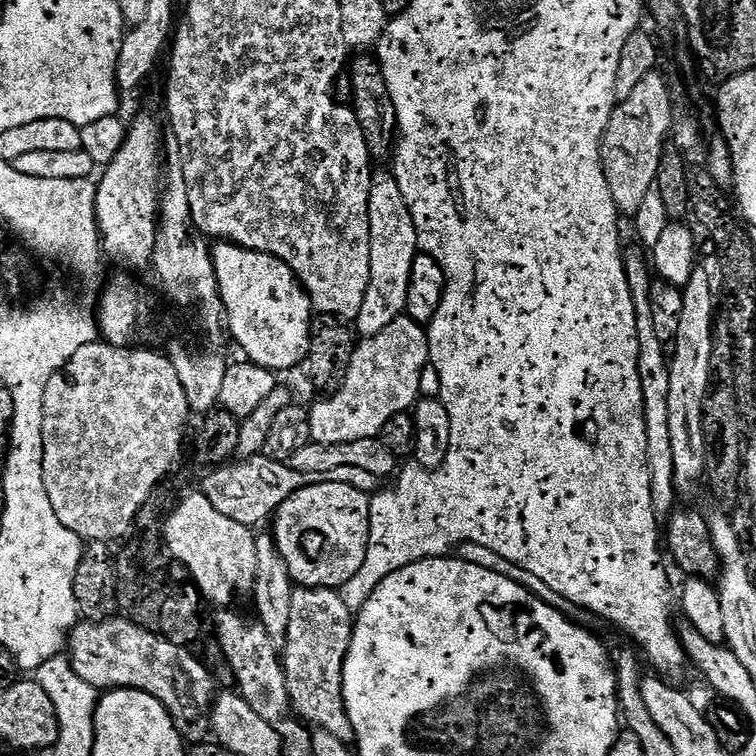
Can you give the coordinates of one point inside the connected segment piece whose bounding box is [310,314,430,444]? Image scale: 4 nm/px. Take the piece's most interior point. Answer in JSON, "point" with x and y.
{"point":[386,369]}

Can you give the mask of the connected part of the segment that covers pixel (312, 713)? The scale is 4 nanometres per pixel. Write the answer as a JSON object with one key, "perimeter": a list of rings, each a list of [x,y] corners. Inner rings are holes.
{"perimeter":[[[297,587],[282,653],[286,690],[295,713],[319,731],[334,734],[334,738],[345,742],[353,739],[352,723],[344,705],[344,663],[353,623],[354,614],[342,602],[339,591]]]}

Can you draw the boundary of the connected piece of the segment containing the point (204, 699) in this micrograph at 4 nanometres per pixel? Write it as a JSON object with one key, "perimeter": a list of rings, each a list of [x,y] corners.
{"perimeter":[[[113,618],[111,620],[103,620],[97,624],[91,622],[77,623],[76,627],[68,633],[68,640],[66,643],[66,655],[69,662],[73,666],[74,674],[82,678],[85,683],[97,690],[111,690],[114,688],[133,688],[134,690],[142,690],[146,694],[150,694],[154,698],[158,698],[158,702],[162,702],[162,706],[166,706],[166,710],[172,715],[172,721],[176,723],[176,729],[180,731],[180,735],[188,742],[204,742],[210,736],[210,709],[214,703],[214,691],[212,692],[212,676],[208,673],[208,668],[196,656],[191,656],[193,653],[189,649],[178,646],[174,642],[170,642],[161,636],[155,636],[150,630],[140,628],[137,624],[132,623],[131,620],[123,618]]]}

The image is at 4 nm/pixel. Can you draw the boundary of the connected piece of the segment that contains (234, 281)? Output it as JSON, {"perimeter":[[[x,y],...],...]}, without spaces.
{"perimeter":[[[227,242],[212,244],[212,265],[220,291],[222,312],[226,317],[226,328],[232,331],[237,346],[248,355],[245,357],[251,363],[268,368],[277,374],[288,372],[299,364],[301,367],[308,359],[314,309],[308,293],[304,291],[304,287],[290,270],[290,266],[286,266],[286,262],[265,252]]]}

